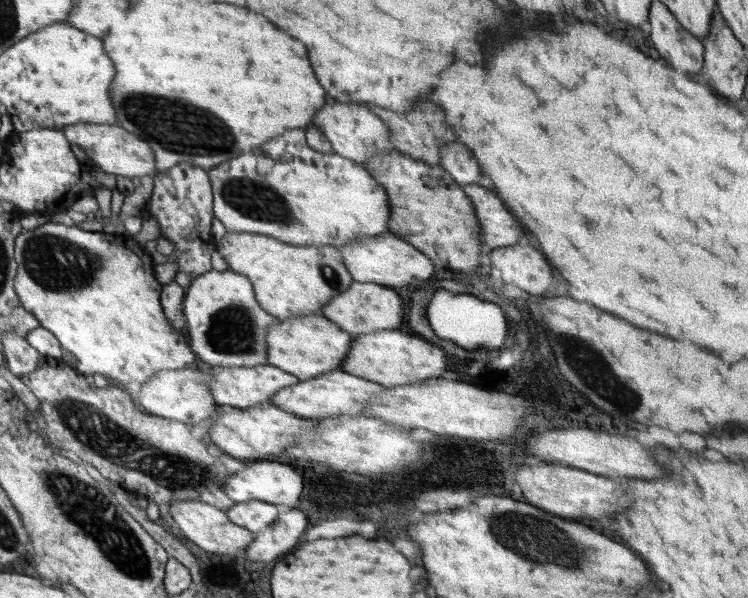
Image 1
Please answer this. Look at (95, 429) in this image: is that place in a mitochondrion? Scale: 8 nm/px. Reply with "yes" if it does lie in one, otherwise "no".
yes

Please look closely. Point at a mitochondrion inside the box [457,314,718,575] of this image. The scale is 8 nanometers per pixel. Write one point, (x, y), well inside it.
(528, 537)

